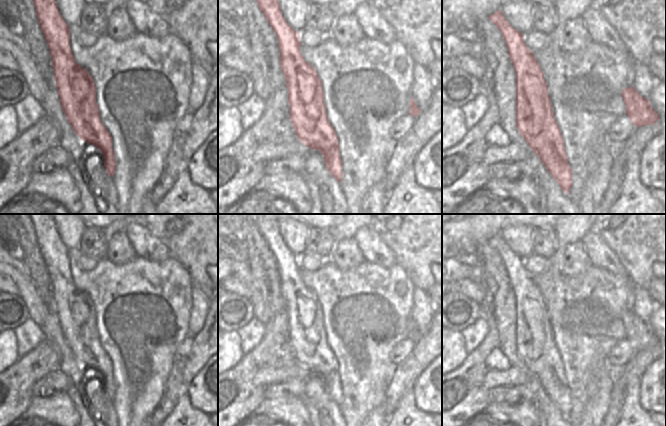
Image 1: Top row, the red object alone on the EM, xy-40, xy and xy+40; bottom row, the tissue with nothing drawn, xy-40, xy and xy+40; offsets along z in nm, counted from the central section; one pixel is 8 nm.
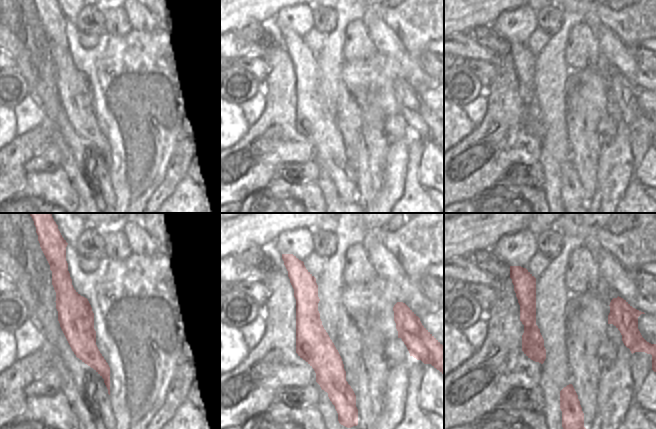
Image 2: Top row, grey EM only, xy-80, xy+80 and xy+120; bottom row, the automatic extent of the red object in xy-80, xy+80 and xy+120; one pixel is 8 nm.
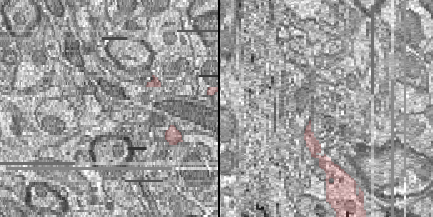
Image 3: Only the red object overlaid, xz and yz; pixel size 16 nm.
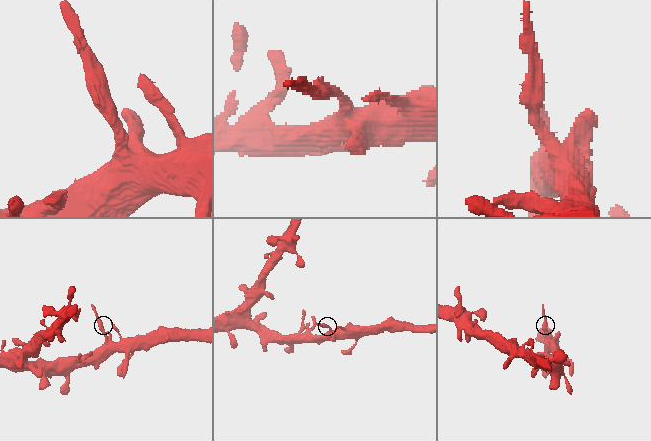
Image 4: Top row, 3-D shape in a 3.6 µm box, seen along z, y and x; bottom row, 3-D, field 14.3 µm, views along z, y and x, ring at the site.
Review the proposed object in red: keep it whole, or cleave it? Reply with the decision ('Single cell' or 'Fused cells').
Fused cells

